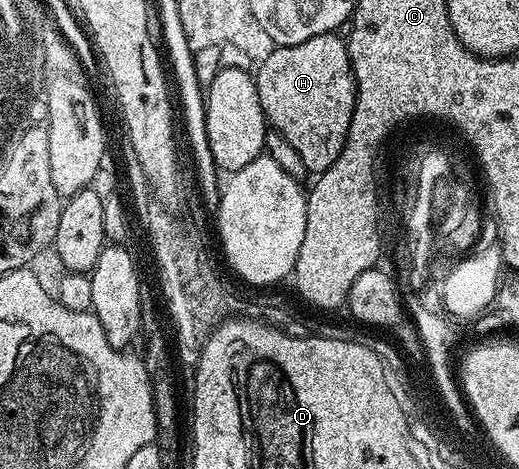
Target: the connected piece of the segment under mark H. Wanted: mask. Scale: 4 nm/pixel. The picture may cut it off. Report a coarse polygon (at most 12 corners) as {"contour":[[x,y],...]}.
{"contour":[[335,32],[253,74],[270,129],[315,176],[341,156],[355,70]]}

